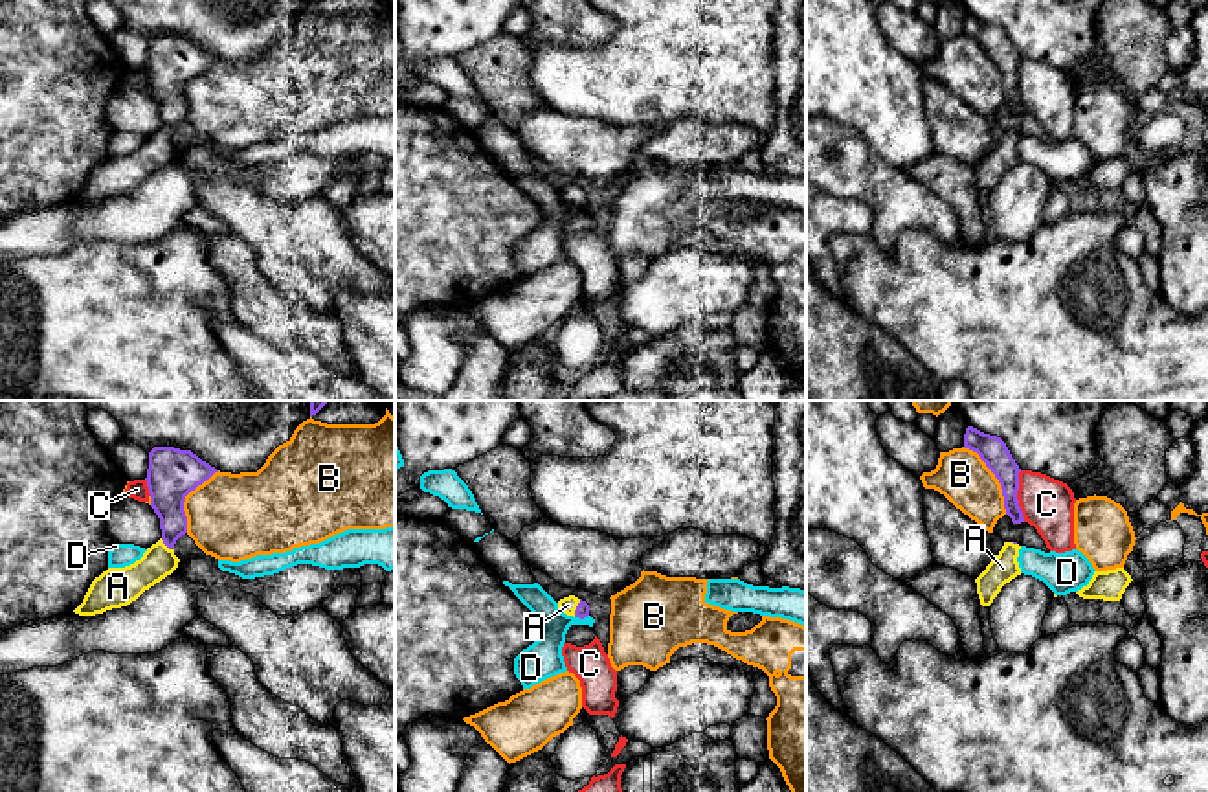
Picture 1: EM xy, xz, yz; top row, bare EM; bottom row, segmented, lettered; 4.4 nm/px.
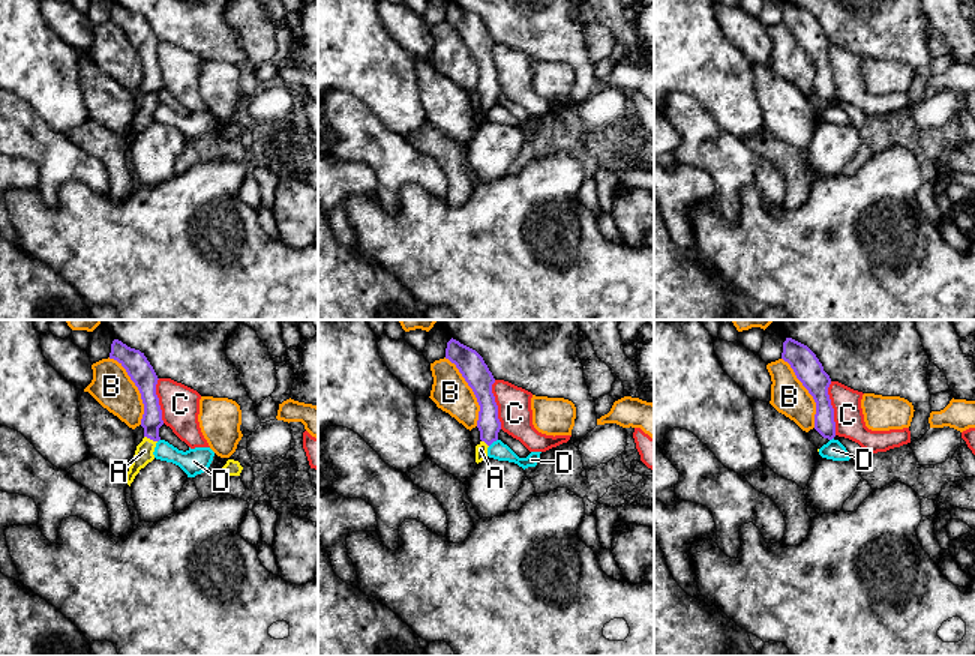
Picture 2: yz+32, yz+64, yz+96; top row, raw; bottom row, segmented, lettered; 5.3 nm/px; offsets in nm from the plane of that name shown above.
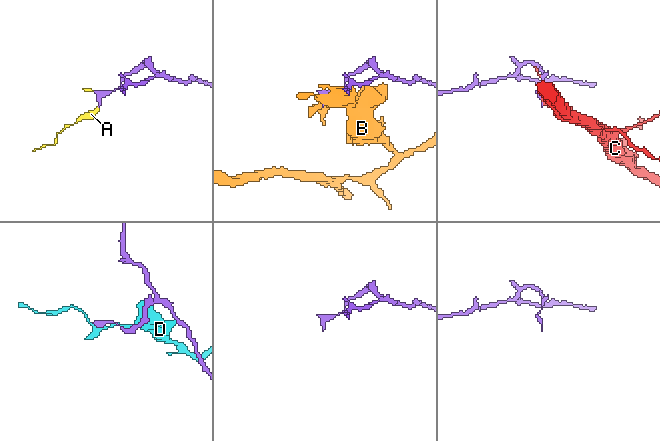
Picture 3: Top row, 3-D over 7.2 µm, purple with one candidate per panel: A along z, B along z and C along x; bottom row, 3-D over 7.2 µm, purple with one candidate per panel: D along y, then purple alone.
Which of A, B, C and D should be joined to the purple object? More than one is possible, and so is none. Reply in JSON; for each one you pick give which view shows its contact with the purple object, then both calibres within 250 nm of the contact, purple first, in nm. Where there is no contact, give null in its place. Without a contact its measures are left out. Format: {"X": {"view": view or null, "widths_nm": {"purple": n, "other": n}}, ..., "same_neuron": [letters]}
{"A": {"view": "xz", "widths_nm": {"purple": 60, "other": 80}}, "same_neuron": ["A"]}

